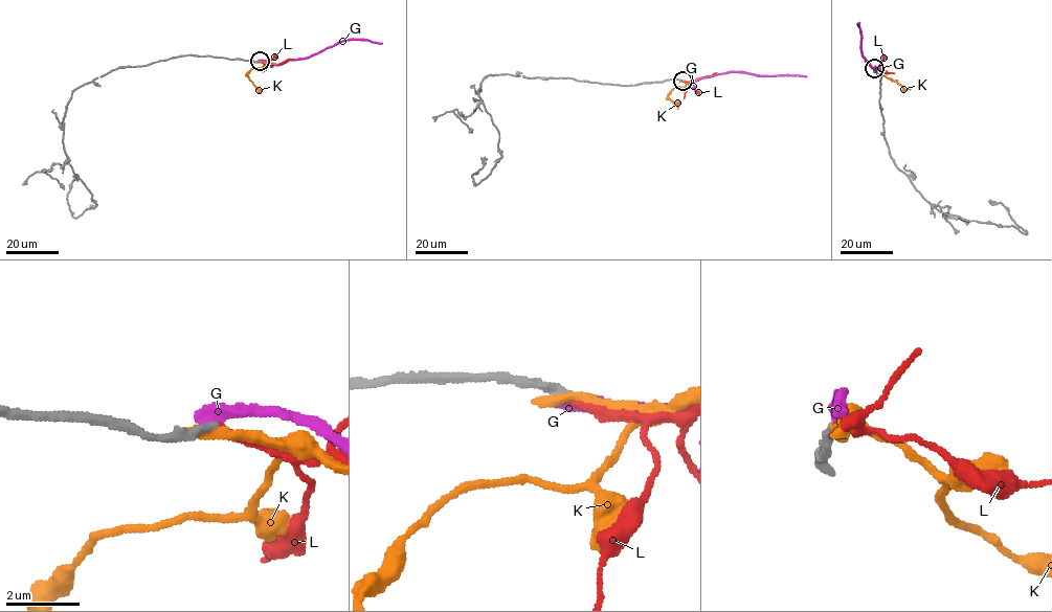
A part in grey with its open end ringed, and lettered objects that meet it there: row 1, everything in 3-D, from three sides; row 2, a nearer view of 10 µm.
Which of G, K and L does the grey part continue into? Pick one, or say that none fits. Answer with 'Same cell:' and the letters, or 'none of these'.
Same cell: L

